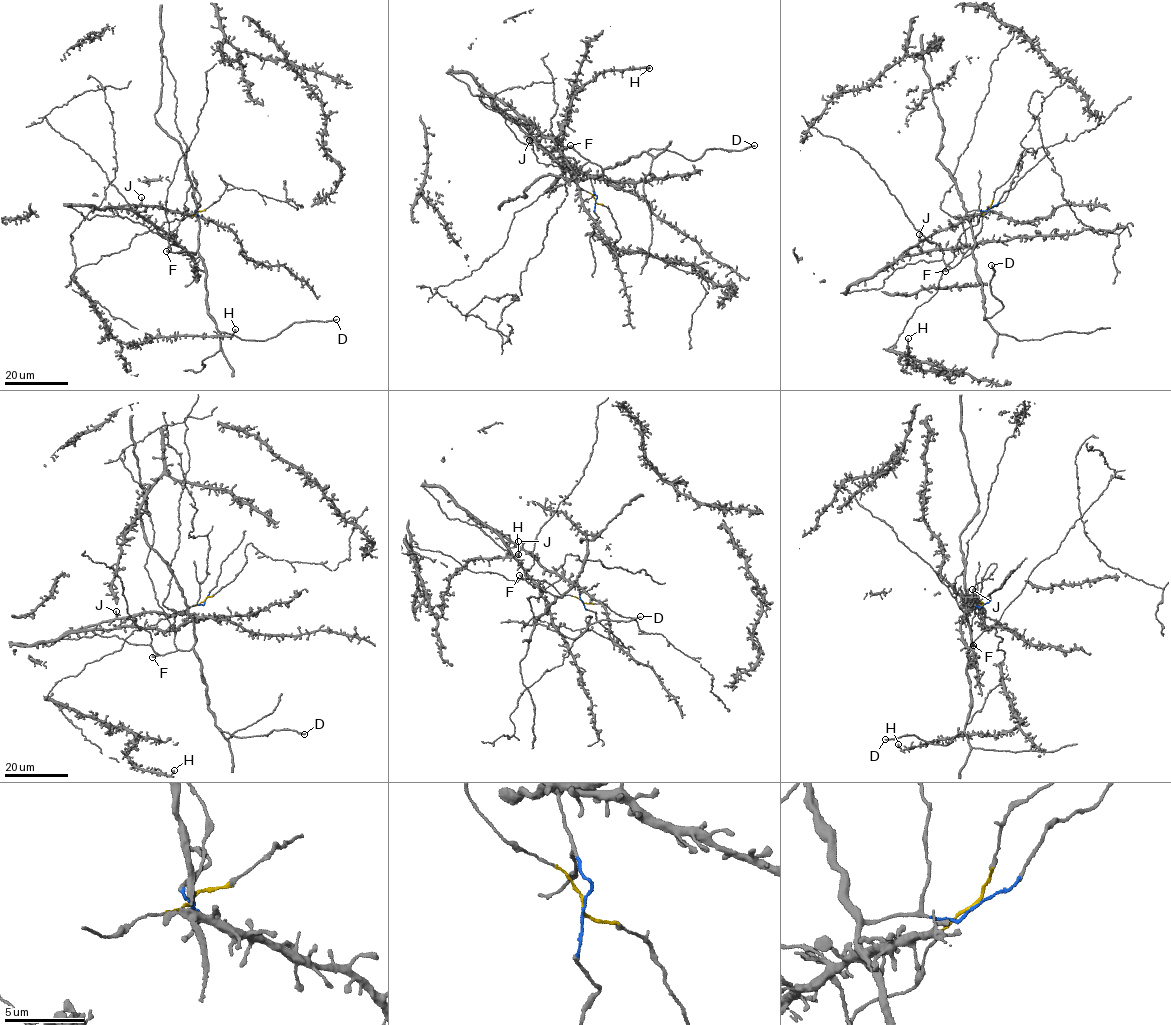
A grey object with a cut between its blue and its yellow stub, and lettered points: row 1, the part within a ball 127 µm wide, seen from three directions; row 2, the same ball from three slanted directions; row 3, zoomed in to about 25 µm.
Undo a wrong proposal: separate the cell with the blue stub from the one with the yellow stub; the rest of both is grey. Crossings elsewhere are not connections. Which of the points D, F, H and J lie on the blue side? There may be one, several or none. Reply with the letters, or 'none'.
D, F

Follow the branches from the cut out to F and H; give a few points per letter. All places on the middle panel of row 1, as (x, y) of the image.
F: (596, 200), (591, 178), (603, 171), (570, 145)
H: (596, 200), (568, 171), (537, 161), (481, 94), (554, 137), (572, 97), (600, 73), (649, 69)

